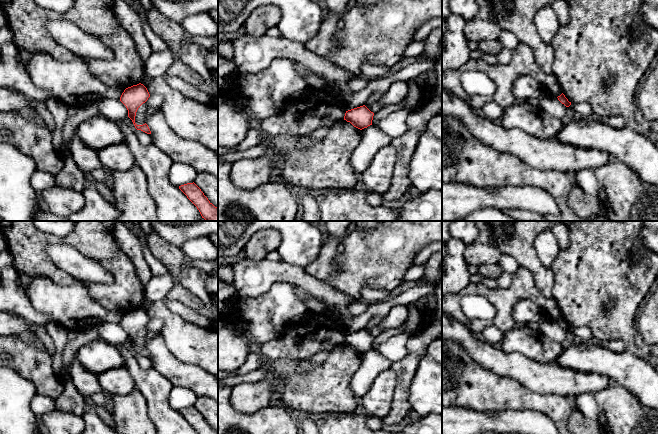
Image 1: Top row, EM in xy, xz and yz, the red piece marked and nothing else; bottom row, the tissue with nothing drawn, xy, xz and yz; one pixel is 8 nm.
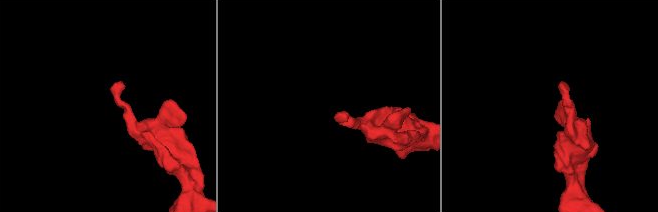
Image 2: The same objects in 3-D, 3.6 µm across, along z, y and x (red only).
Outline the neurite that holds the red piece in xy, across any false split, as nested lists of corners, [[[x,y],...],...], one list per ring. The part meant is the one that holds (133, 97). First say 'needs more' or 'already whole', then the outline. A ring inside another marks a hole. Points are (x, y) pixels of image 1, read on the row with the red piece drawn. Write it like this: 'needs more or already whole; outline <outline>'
already whole; outline [[[141,83],[126,88],[120,97],[120,101],[126,106],[128,117],[132,120],[135,128],[147,134],[151,134],[148,125],[146,123],[137,125],[135,123],[135,116],[138,108],[145,103],[149,97],[150,94],[147,88]]]

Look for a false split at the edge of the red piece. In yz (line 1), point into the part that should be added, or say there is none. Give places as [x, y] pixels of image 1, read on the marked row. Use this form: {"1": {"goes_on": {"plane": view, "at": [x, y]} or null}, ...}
{"1": {"goes_on": null}}

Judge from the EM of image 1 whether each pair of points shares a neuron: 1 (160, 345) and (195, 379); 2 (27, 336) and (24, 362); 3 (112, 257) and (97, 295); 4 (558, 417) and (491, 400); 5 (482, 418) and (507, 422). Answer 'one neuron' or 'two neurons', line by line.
1: one neuron
2: two neurons
3: one neuron
4: one neuron
5: one neuron

